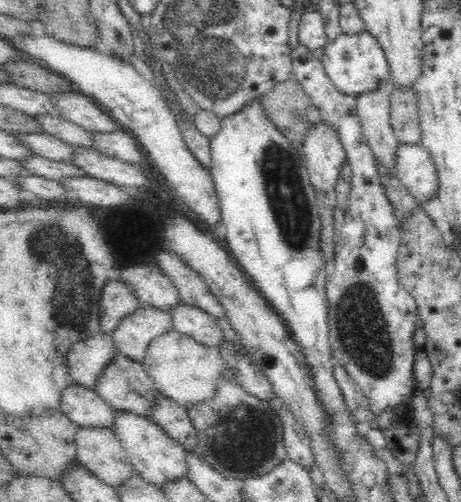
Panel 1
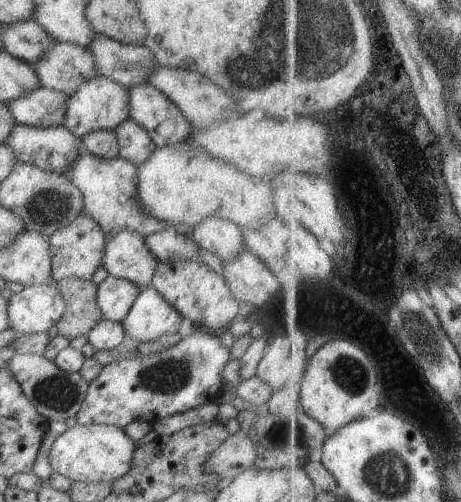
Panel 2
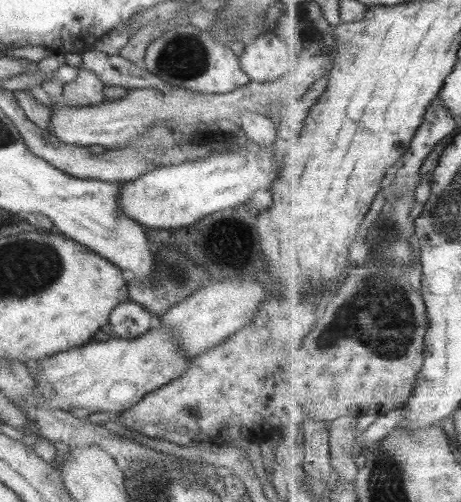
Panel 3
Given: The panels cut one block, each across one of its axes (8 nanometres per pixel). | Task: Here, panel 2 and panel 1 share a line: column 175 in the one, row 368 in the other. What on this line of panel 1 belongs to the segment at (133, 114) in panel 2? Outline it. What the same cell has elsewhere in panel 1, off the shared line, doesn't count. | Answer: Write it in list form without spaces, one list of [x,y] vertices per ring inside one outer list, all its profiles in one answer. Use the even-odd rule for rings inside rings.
[[[116,354],[116,357],[110,366],[102,372],[102,376],[98,378],[96,386],[94,386],[95,393],[103,398],[115,412],[129,412],[136,416],[152,419],[152,410],[156,404],[156,398],[160,395],[154,388],[152,378],[146,374],[142,368],[142,362],[134,362],[123,354]]]

